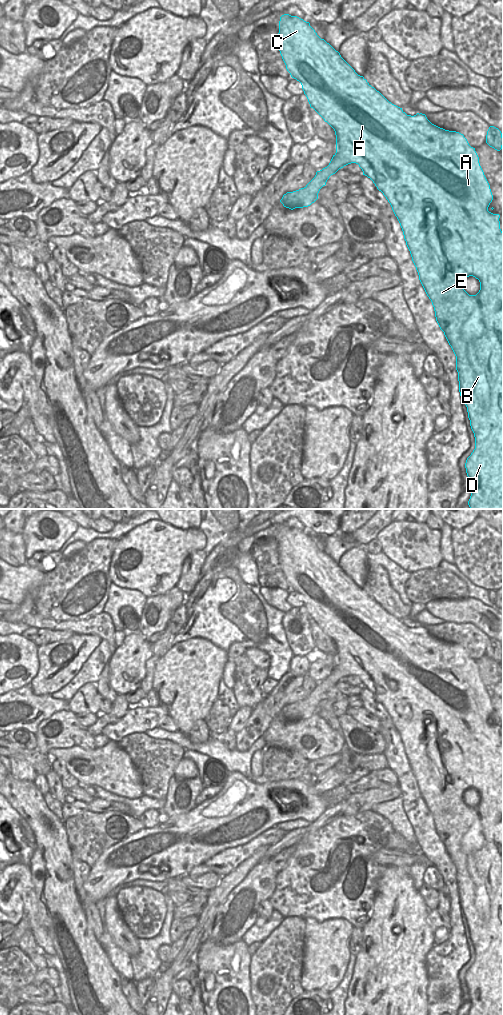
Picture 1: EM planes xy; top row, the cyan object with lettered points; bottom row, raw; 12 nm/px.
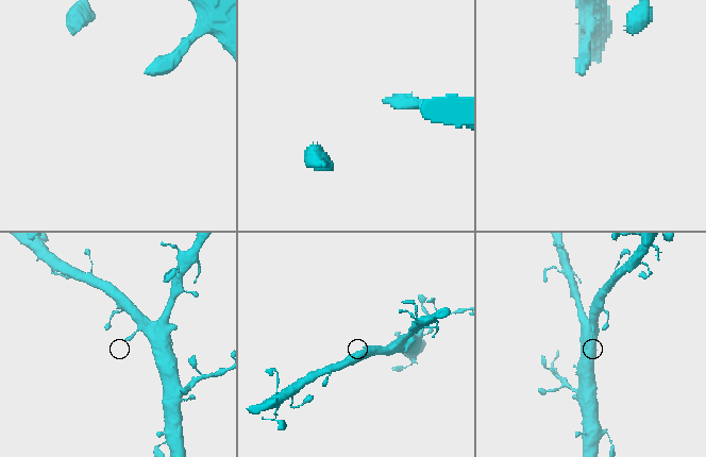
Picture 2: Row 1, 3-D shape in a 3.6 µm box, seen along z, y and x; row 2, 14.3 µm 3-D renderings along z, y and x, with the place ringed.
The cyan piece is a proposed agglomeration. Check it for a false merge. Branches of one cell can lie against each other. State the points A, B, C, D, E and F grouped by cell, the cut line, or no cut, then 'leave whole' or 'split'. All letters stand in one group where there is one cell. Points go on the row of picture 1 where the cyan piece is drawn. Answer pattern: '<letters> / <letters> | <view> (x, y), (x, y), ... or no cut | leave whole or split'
A B C D E F | no cut | leave whole

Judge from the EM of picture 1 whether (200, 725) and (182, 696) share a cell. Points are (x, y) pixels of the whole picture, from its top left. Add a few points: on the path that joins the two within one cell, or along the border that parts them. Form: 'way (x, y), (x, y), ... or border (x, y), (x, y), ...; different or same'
border (202, 718), (199, 718), (194, 723), (187, 735); different

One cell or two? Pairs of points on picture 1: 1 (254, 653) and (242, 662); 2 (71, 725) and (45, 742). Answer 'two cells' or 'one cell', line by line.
1: two cells
2: one cell

